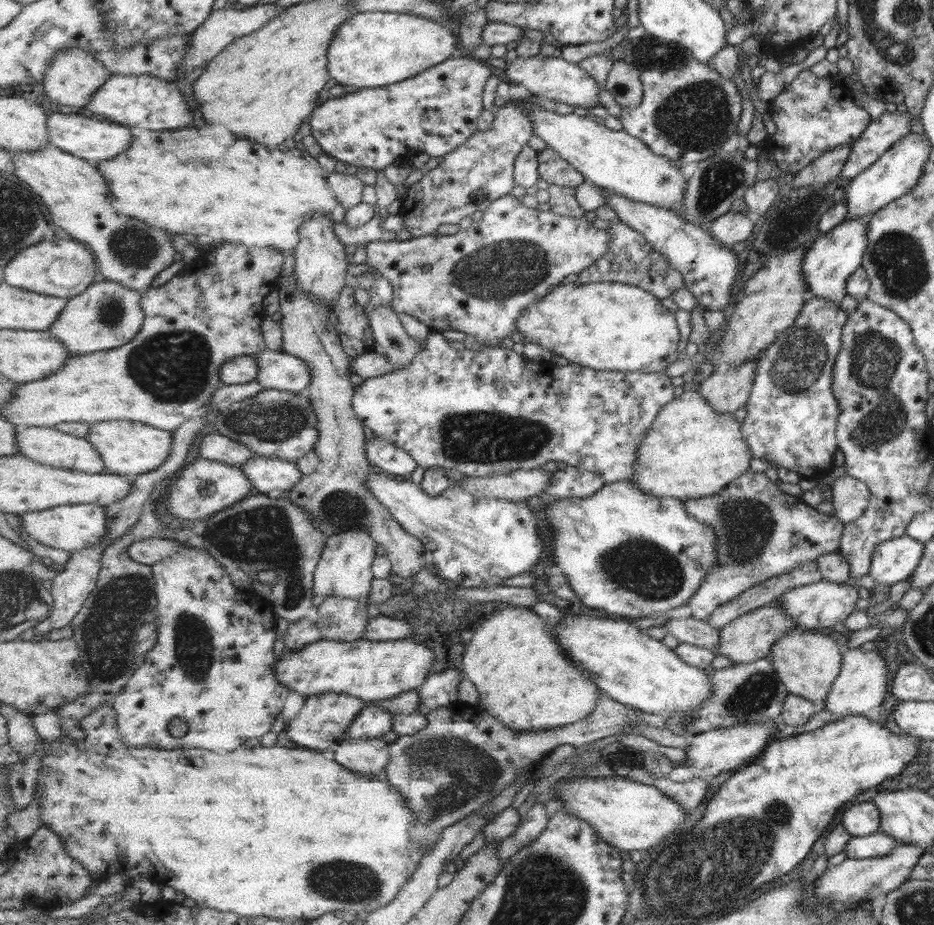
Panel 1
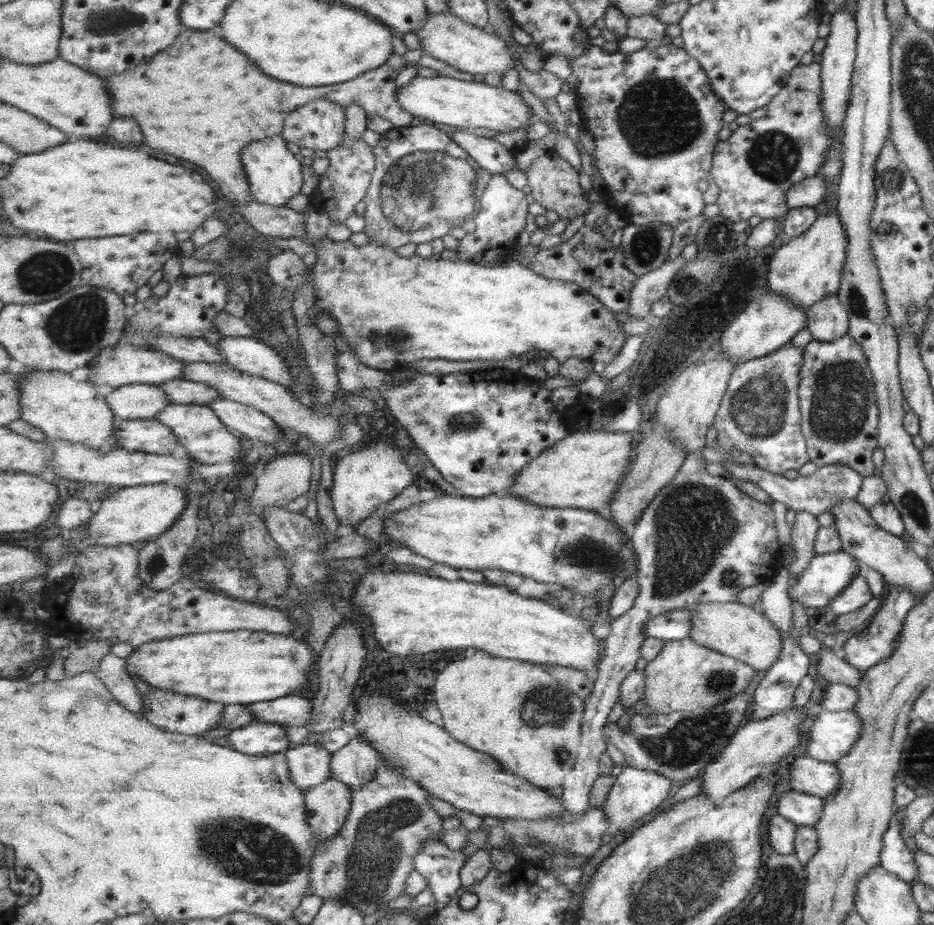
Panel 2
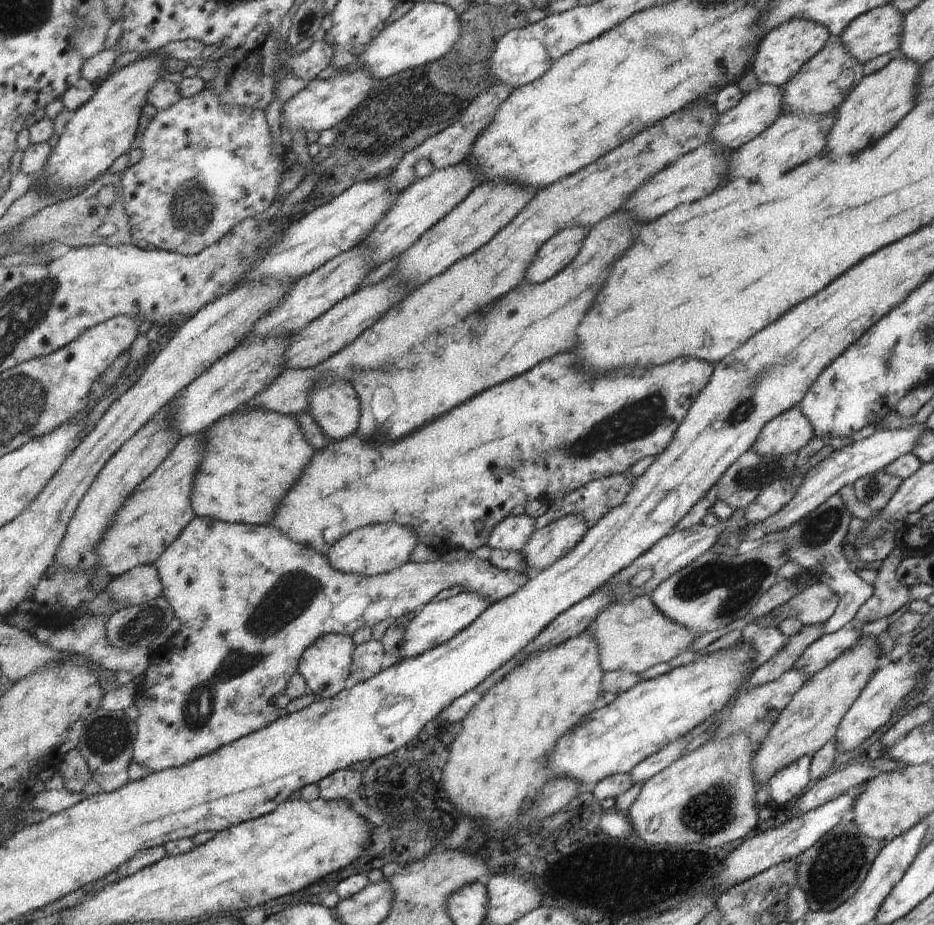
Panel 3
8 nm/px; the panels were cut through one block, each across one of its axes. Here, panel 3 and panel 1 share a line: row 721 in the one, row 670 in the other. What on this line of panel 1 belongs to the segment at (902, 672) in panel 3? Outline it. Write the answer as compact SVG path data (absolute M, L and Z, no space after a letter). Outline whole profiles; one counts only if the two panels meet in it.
M840 646L841 668L835 680L831 682L829 694L823 700L823 709L833 714L833 720L849 715L863 715L869 708L883 702L887 692L887 666L879 653L872 651L872 647L863 648Z

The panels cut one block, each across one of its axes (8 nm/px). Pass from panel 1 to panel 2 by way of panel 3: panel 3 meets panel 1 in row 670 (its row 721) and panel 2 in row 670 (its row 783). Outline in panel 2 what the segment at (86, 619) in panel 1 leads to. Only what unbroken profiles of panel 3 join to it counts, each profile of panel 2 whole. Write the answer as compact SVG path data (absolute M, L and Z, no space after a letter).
M109 653L101 661L97 676L125 708L140 714L145 710L144 698L127 669L127 658L119 658Z

